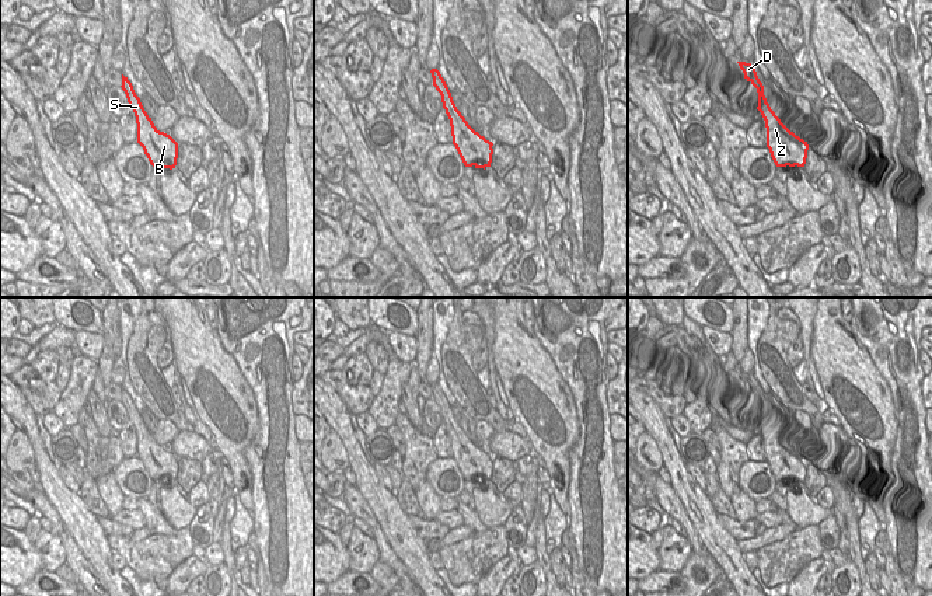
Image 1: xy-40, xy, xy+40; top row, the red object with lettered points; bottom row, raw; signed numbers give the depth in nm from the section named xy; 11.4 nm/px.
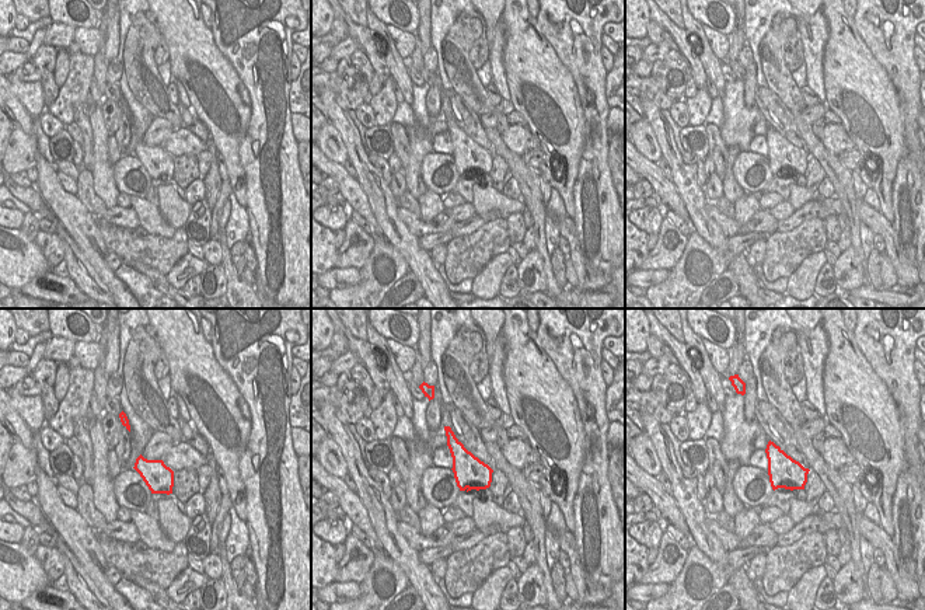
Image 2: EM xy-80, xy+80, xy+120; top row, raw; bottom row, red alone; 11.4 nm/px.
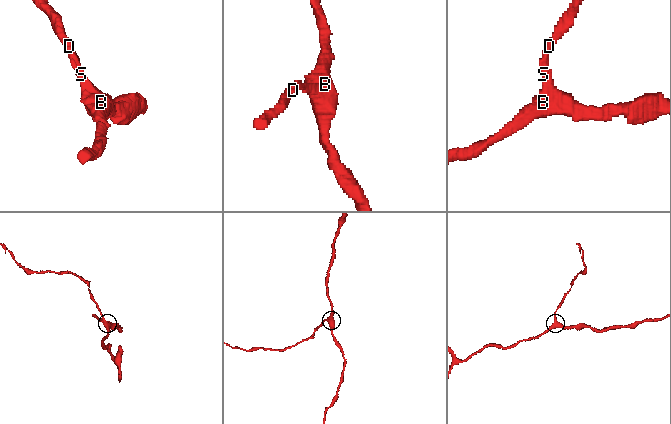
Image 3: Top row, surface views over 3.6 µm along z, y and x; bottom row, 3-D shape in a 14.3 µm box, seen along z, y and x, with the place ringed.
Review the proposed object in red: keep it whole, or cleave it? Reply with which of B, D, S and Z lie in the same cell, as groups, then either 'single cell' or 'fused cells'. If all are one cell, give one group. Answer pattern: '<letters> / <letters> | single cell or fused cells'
B D S Z | single cell

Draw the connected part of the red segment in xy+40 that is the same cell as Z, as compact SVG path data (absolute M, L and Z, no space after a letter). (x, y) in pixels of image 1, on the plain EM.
M737 376L744 387L744 393L750 395L758 407L758 421L765 442L767 461L776 481L804 481L809 459L793 446L790 446L771 424L764 409L764 400L760 395L757 386L751 377Z

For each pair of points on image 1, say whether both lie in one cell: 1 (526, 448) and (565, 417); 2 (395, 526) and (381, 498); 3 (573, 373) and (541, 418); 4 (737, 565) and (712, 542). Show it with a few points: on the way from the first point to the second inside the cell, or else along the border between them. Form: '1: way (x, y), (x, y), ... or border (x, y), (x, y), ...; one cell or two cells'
1: border (529, 442), (533, 450); two cells
2: way (391, 519), (384, 505); one cell
3: border (551, 355), (555, 369), (571, 391), (578, 415); two cells
4: way (732, 558), (719, 546); one cell

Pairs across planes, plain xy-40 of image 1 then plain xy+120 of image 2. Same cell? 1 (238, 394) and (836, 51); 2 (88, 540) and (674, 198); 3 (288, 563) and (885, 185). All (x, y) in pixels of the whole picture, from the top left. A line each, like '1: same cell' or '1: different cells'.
1: same cell
2: different cells
3: different cells

